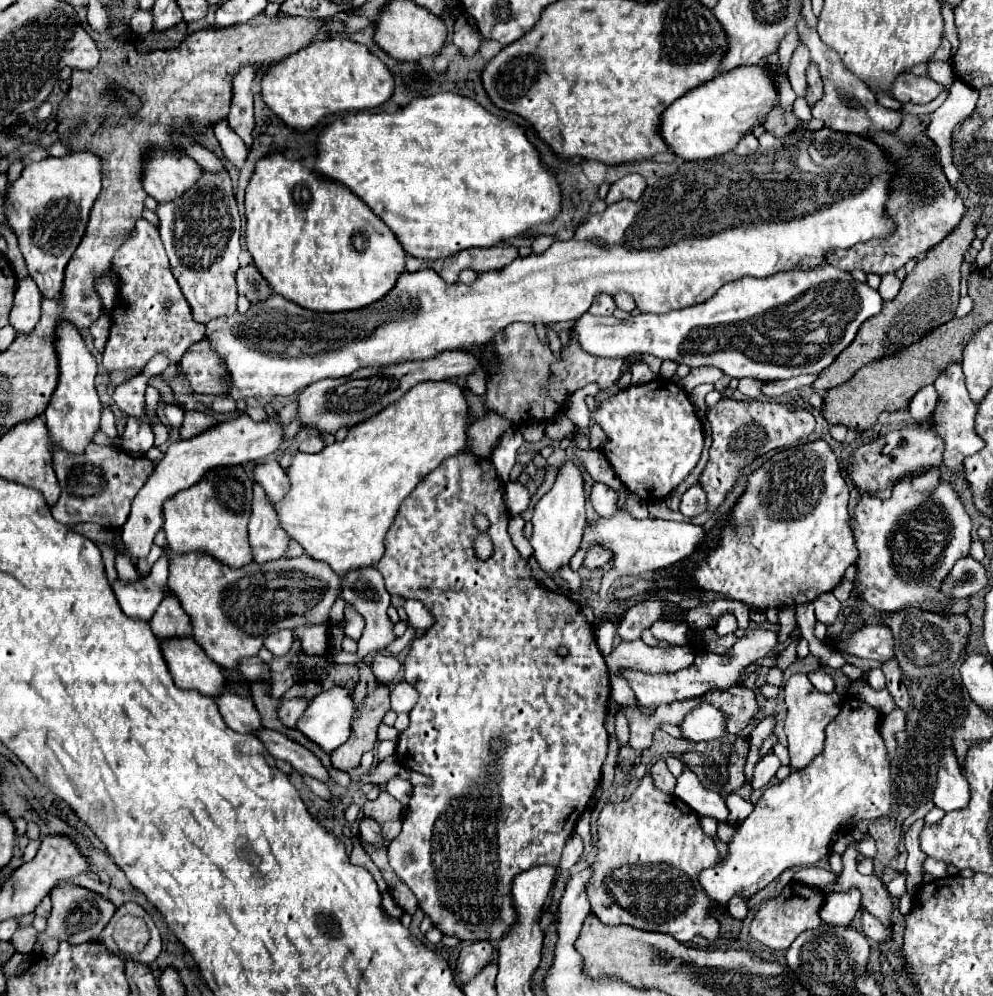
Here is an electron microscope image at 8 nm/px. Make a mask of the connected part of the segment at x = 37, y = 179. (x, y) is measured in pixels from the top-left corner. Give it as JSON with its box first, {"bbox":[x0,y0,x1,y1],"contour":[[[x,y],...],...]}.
{"bbox":[5,153,101,299],"contour":[[[69,153],[65,157],[47,157],[23,169],[21,177],[7,183],[5,217],[17,235],[29,277],[47,299],[59,299],[65,267],[75,253],[87,227],[89,211],[101,191],[101,161],[97,155]]]}

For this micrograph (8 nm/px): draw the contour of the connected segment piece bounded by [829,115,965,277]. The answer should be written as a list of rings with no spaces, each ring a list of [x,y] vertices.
[[[909,115],[897,131],[877,131],[877,135],[869,135],[869,131],[865,131],[863,135],[873,139],[879,147],[885,147],[885,153],[893,159],[893,163],[897,163],[897,179],[893,179],[893,187],[889,187],[889,215],[897,219],[897,231],[889,239],[871,239],[869,243],[857,243],[857,247],[849,247],[845,251],[833,251],[833,255],[829,255],[829,265],[841,271],[861,269],[883,277],[899,271],[907,265],[907,261],[941,243],[959,225],[965,207],[955,187],[949,185],[943,169],[939,167],[937,147],[927,137],[925,125],[919,117]]]

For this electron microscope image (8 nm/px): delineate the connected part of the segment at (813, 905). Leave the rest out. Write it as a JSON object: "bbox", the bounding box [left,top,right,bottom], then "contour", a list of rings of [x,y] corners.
{"bbox":[751,889,825,949],"contour":[[[809,889],[811,897],[775,897],[763,903],[763,907],[757,911],[753,923],[751,923],[751,937],[755,937],[757,941],[761,941],[763,945],[771,947],[771,949],[787,949],[803,931],[809,929],[817,929],[821,925],[819,919],[819,909],[823,905],[825,895],[818,889]]]}

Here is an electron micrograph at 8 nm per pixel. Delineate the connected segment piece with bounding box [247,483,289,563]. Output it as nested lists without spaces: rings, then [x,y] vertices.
[[[255,483],[253,487],[255,497],[253,497],[253,513],[249,519],[249,545],[253,551],[253,561],[255,563],[265,563],[265,561],[275,561],[281,559],[289,537],[287,533],[279,527],[277,513],[271,507],[265,491]]]

